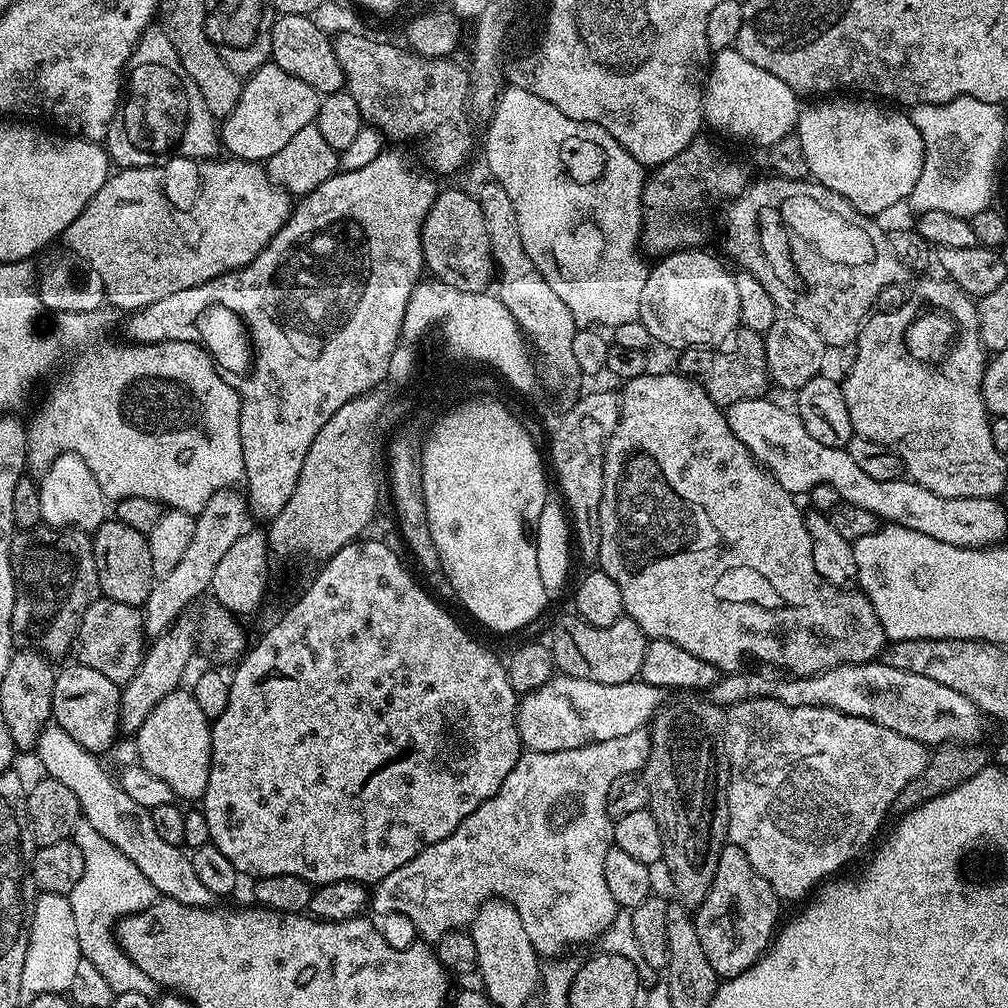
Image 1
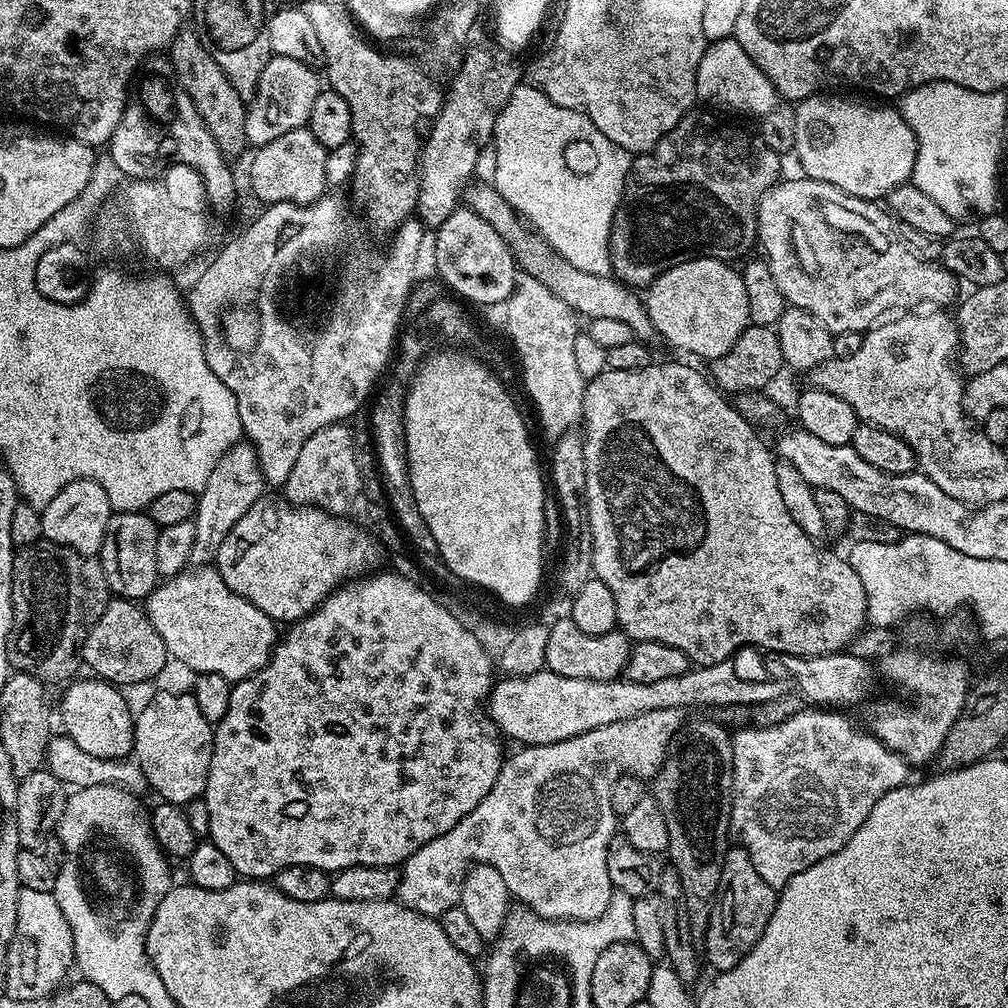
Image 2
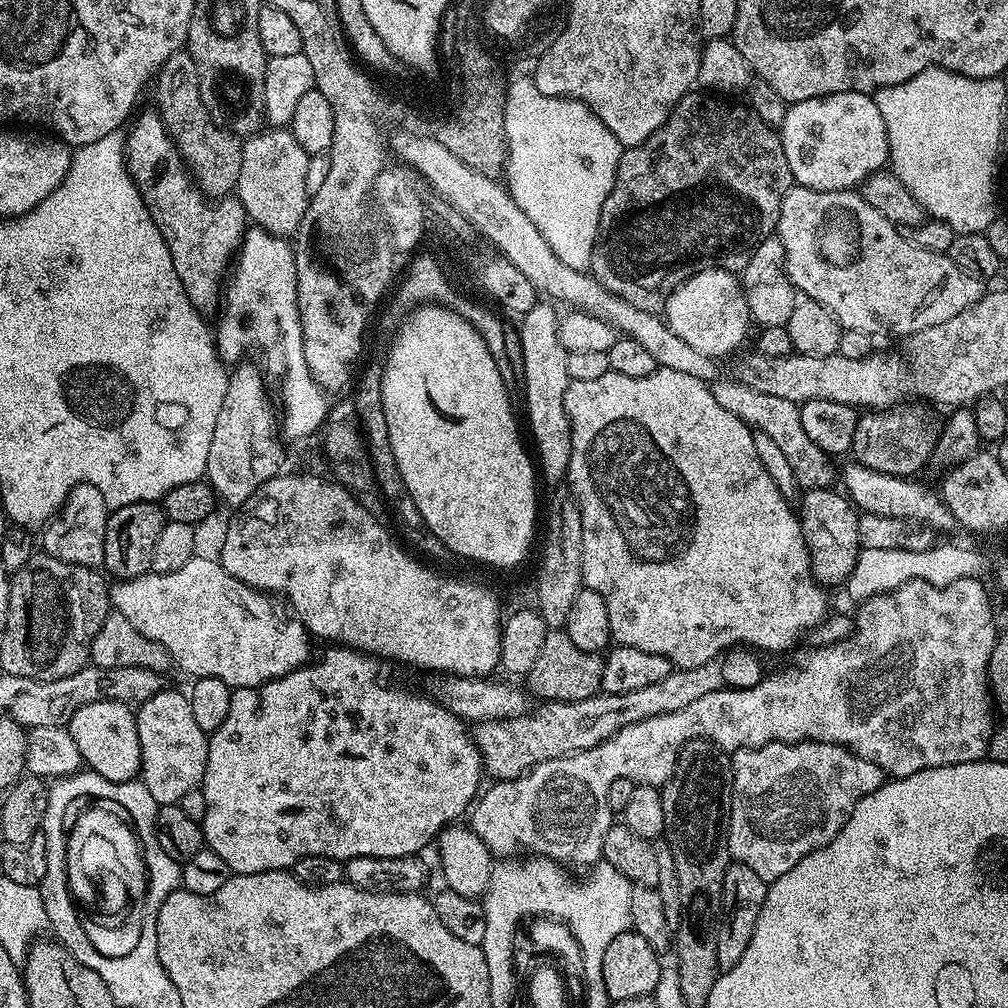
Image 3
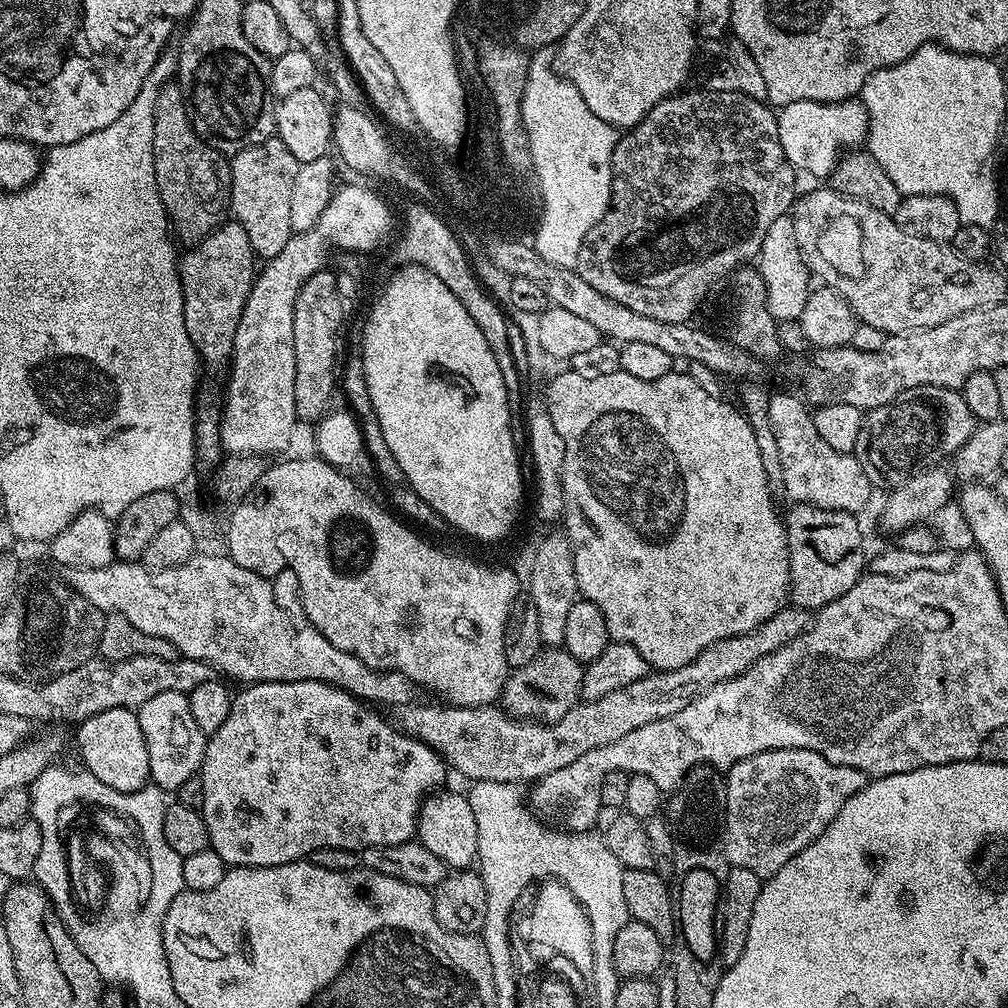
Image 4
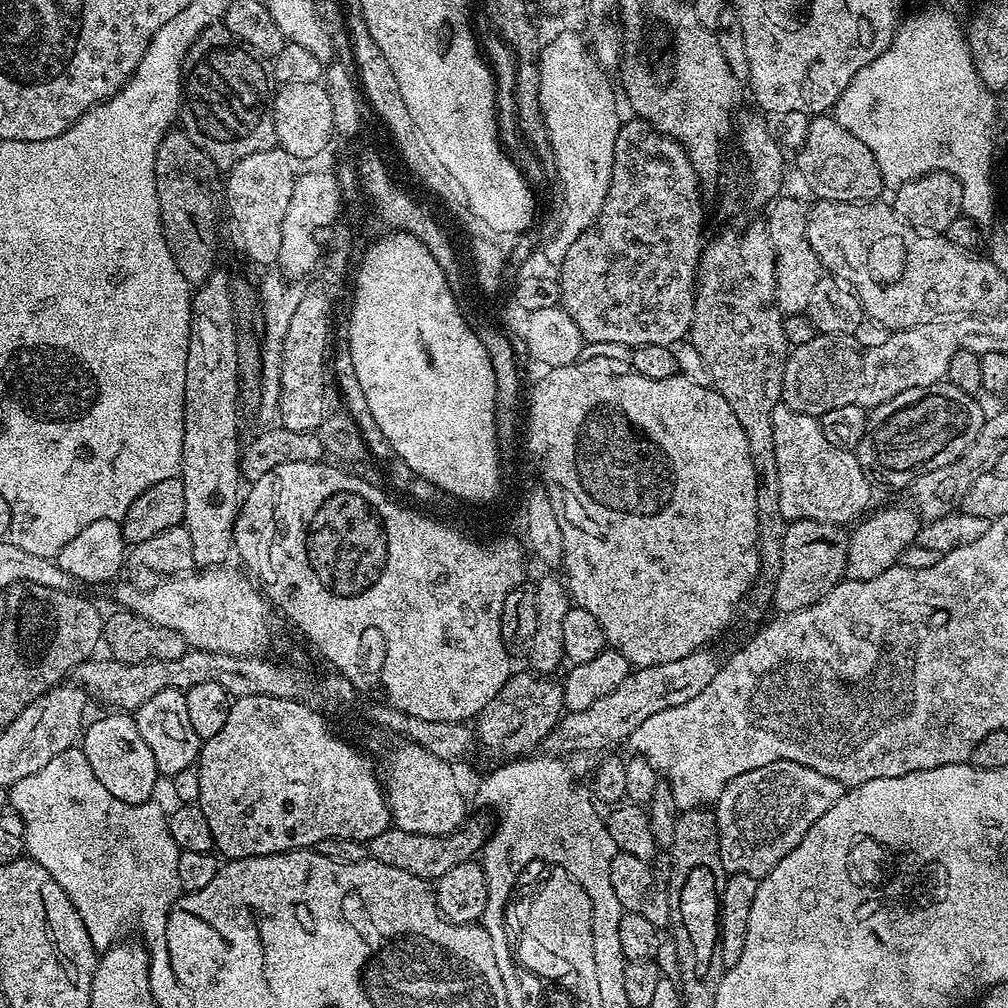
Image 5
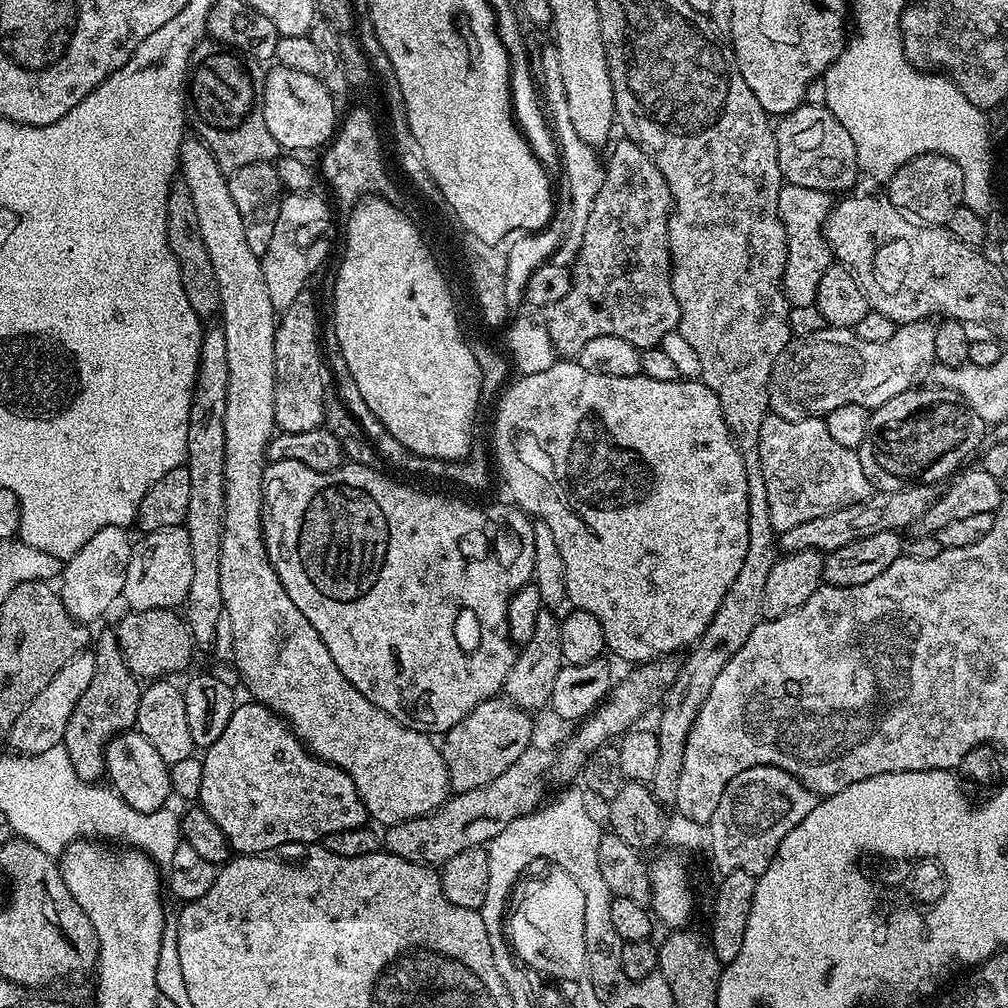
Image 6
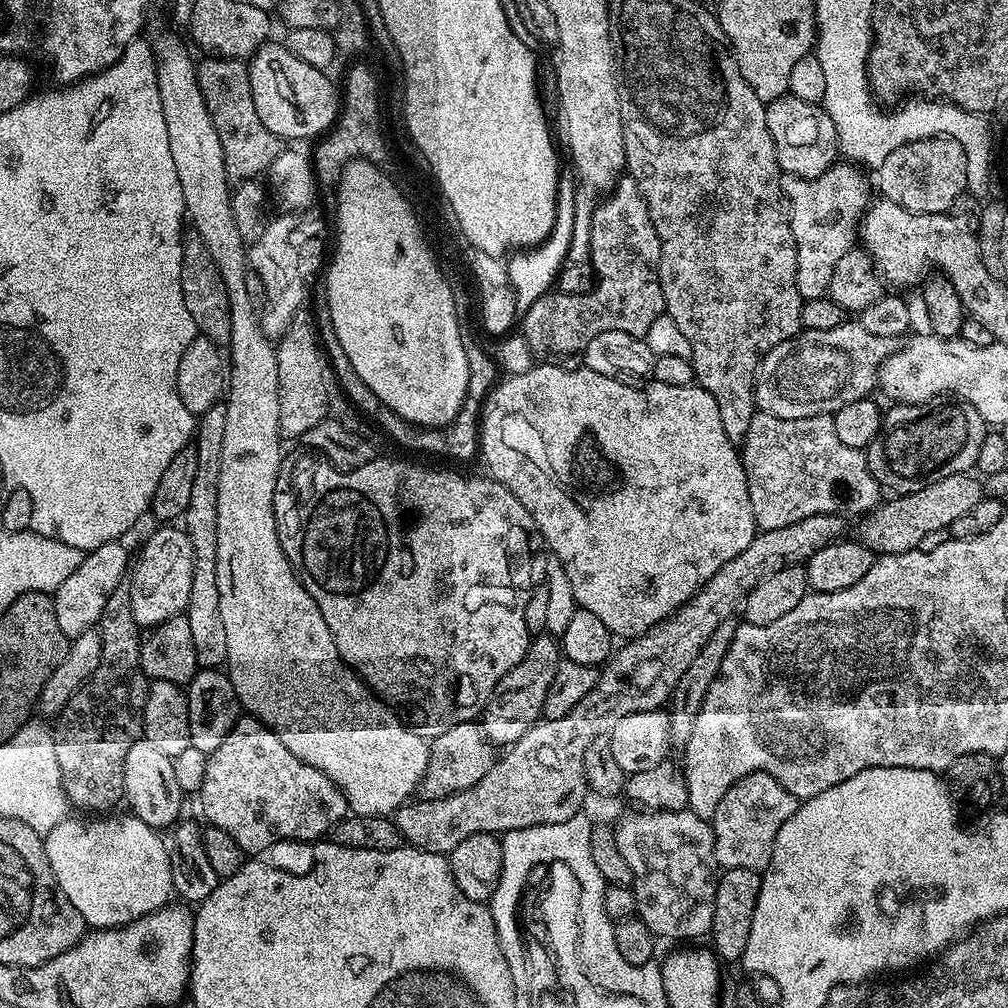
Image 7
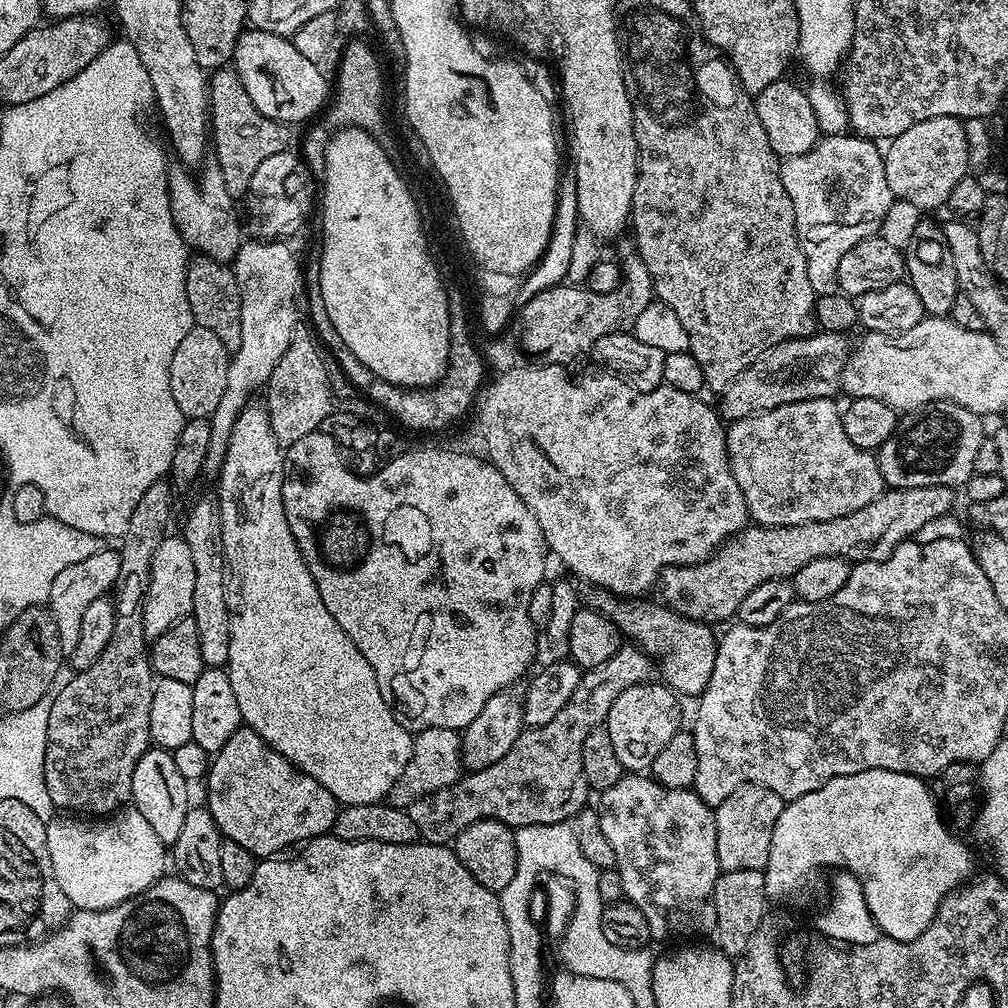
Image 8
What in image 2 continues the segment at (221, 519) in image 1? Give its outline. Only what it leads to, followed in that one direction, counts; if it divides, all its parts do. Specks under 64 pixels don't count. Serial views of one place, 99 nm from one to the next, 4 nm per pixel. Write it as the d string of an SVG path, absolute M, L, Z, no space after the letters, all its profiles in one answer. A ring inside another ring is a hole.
M246 442L231 446L214 466L206 486L197 497L196 515L192 520L195 526L191 550L193 565L206 566L215 561L218 547L225 541L226 535L234 528L238 519L250 510L250 506L263 497L263 490L266 490L266 485L254 447Z

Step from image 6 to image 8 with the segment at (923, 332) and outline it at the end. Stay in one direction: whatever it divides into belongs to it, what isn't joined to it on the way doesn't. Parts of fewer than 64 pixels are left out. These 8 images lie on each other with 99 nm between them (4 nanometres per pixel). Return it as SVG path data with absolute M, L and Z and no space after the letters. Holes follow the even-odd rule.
M817 331L815 334L810 336L803 336L797 340L783 340L781 344L775 344L772 349L768 352L763 352L760 357L758 357L755 362L748 367L736 381L732 383L729 388L725 388L722 395L719 397L720 404L718 403L718 411L725 421L731 422L734 420L741 420L746 418L751 413L754 412L765 412L766 410L774 410L778 406L786 406L790 402L802 402L803 400L813 400L814 398L832 398L839 393L842 388L842 381L844 378L844 367L848 361L850 355L850 343L848 344L849 337L847 335L841 334L839 332L821 332Z

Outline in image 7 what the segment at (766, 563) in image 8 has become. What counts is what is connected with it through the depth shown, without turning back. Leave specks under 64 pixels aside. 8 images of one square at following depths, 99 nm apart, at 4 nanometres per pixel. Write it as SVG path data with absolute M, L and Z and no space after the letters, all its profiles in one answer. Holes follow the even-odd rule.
M959 472L950 474L950 478L942 478L917 492L896 494L888 499L877 504L861 519L864 521L860 524L858 540L872 553L893 556L917 551L923 545L920 543L924 539L927 541L932 537L934 530L951 529L952 523L961 514L966 514L973 506L978 506L982 499L982 484L975 475Z

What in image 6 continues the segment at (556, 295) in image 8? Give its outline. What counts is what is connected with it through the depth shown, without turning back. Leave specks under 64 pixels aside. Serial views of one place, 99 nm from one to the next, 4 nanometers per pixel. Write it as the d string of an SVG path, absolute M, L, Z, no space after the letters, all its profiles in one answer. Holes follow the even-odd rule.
M620 138L620 141L616 145L614 144L611 145L613 148L608 160L606 156L602 190L598 190L598 198L594 198L594 206L590 209L590 218L586 218L586 230L582 234L582 246L576 255L575 264L570 268L572 273L570 294L566 294L566 298L562 298L562 302L554 302L554 306L543 309L542 312L542 322L554 342L557 353L564 358L579 357L582 346L586 346L586 342L591 342L593 338L606 338L607 336L626 338L626 342L630 342L641 350L655 348L666 334L677 331L680 327L678 298L674 298L674 290L672 289L672 255L670 254L670 238L668 237L668 218L672 215L672 195L666 186L666 178L662 178L662 174L654 166L654 162L650 162L650 158L633 140Z

